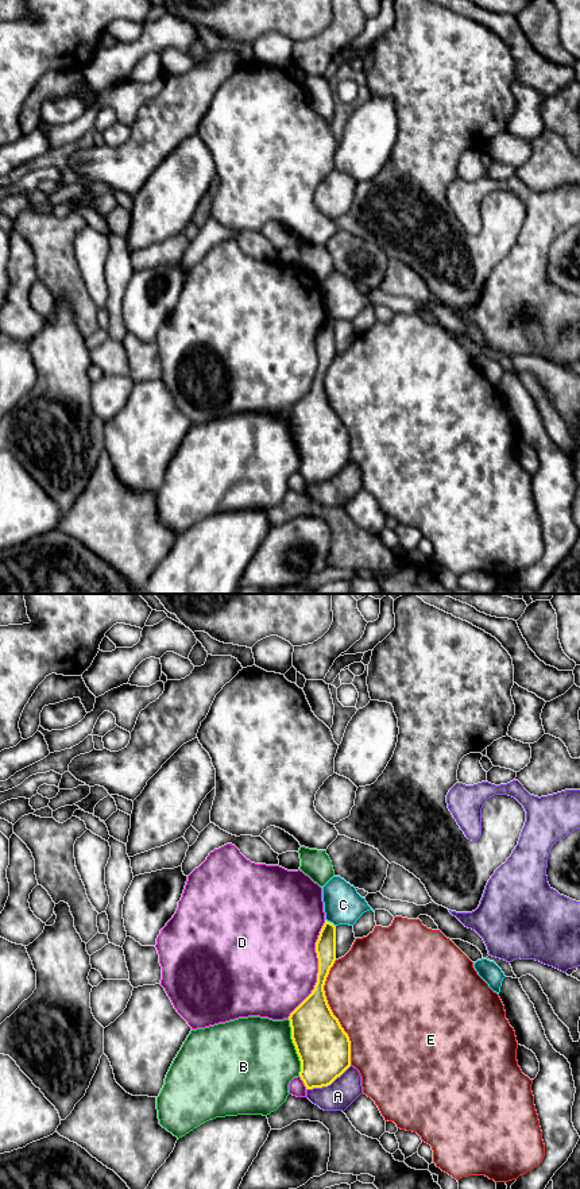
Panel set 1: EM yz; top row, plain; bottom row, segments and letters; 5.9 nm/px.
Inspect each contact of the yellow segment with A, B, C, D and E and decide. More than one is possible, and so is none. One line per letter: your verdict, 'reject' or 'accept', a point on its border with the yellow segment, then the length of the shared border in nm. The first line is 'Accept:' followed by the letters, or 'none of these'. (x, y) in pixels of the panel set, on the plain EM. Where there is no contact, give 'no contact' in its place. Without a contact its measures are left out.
Accept: none of these
A: reject; contact yz (328, 479); length 300 nm
B: reject; contact yz (294, 440); length 360 nm
C: reject; contact yz (329, 317); length 80 nm
D: reject; contact yz (318, 365); length 600 nm
E: reject; contact yz (332, 408); length 650 nm

